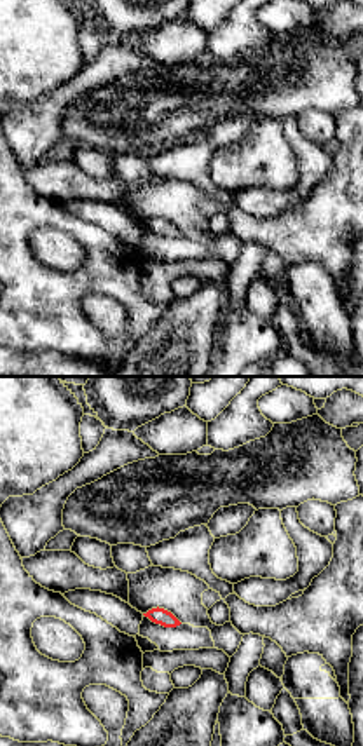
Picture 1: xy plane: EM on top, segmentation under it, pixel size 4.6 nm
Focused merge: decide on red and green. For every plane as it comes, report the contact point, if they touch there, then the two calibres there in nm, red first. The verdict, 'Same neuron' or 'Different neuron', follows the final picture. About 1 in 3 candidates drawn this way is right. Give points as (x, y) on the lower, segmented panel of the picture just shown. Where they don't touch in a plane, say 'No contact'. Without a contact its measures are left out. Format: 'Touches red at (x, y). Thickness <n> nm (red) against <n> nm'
No contact

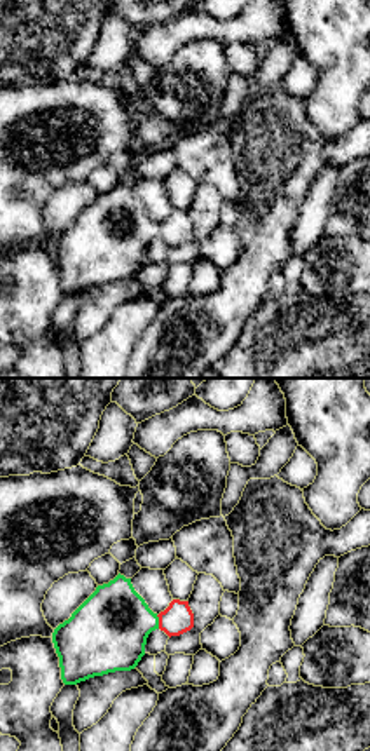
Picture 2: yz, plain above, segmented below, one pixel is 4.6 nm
Touches red at (159, 622). Thickness 140 nm (red) against 360 nm

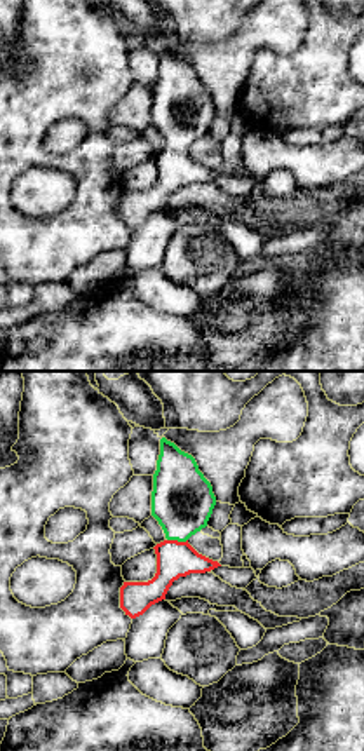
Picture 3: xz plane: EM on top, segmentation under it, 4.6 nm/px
Touches red at (176, 541). Thickness 170 nm (red) against 280 nm

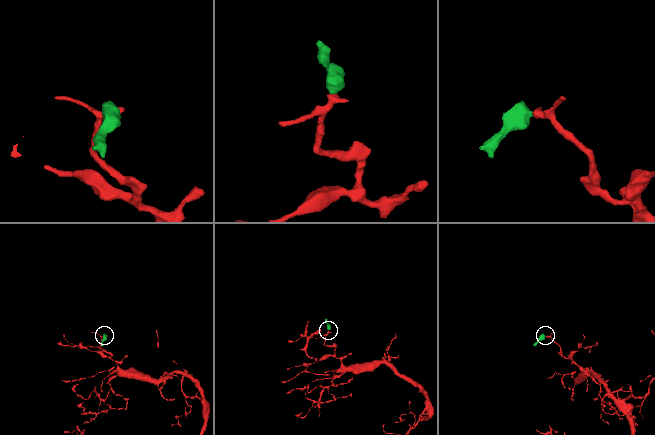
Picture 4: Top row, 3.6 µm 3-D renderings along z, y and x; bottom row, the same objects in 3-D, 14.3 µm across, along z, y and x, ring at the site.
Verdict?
Same neuron

